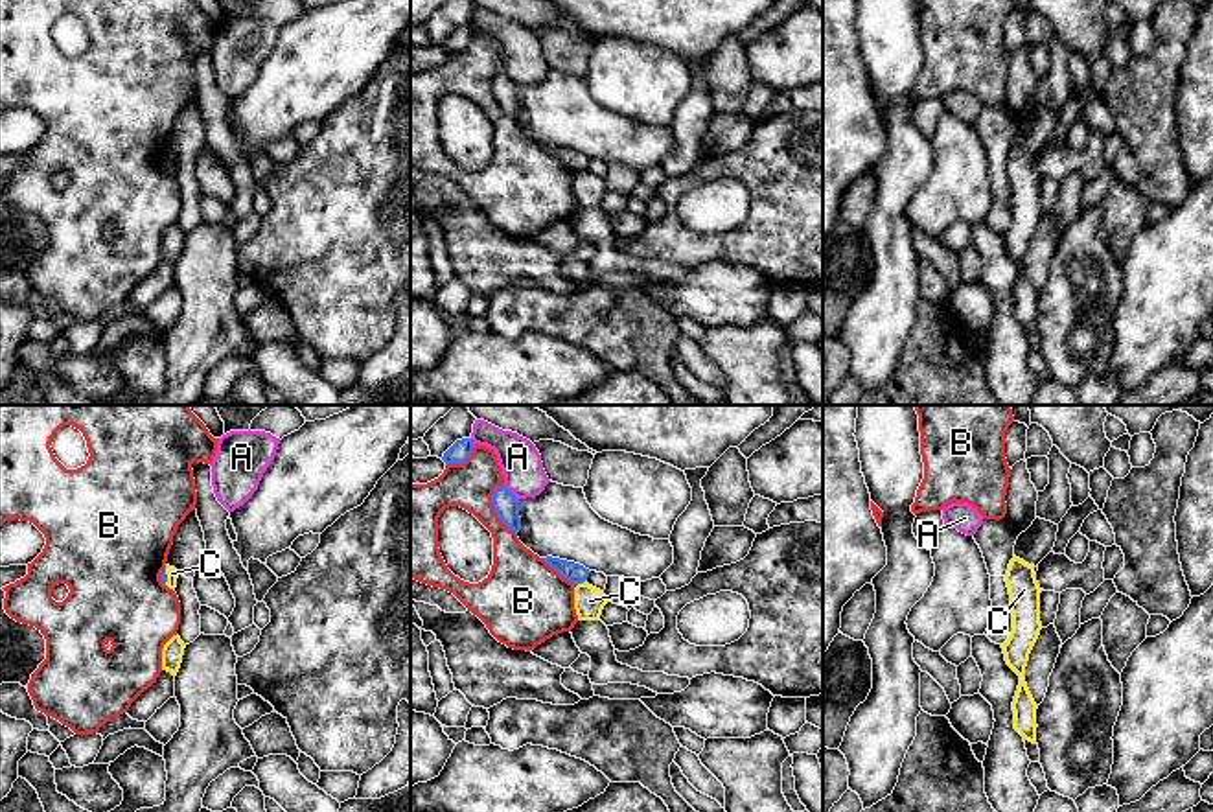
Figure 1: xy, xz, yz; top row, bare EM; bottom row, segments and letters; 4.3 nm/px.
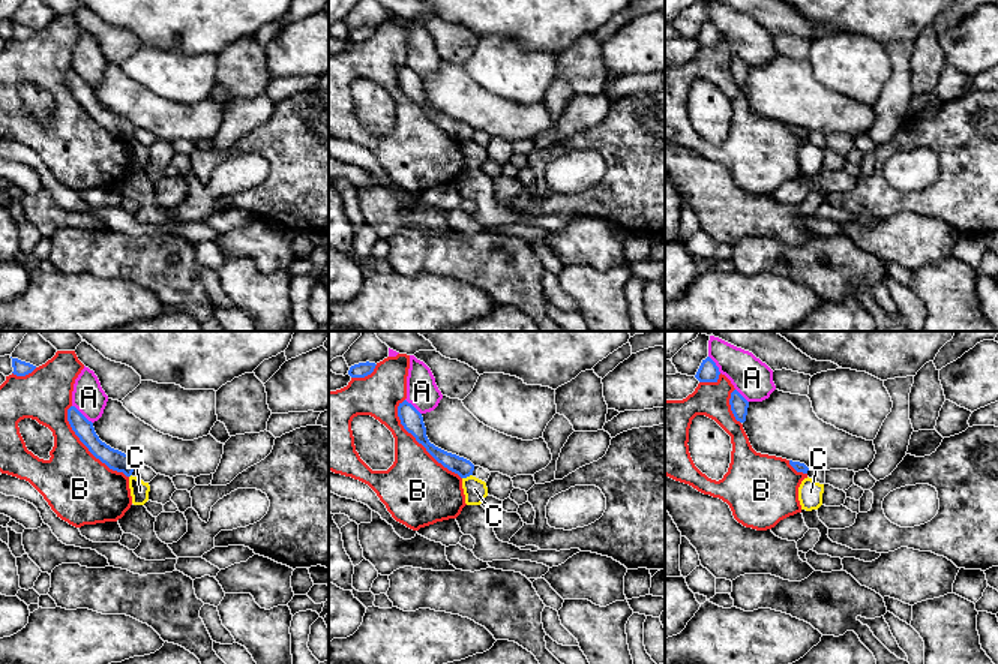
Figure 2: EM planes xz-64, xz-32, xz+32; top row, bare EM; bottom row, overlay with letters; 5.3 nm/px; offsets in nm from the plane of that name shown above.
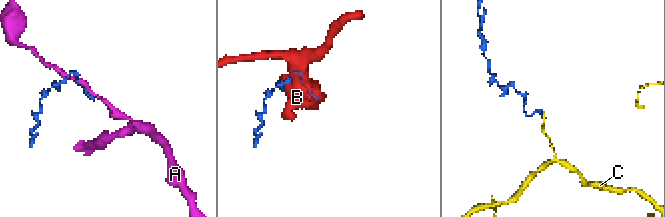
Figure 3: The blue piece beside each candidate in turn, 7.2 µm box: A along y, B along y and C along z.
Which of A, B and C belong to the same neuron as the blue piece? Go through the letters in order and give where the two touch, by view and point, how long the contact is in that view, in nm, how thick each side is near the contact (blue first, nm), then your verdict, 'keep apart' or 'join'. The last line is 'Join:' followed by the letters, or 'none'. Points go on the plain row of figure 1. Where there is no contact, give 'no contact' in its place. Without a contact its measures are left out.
A: xz (510, 80) | 100 nm | 110/180 nm | keep apart
B: xz (494, 94) | 240 nm | 110/200 nm | keep apart
C: xz (580, 170) | 50 nm | 90/130 nm | keep apart
Join: none

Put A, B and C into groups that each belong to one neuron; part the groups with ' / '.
A / B / C

